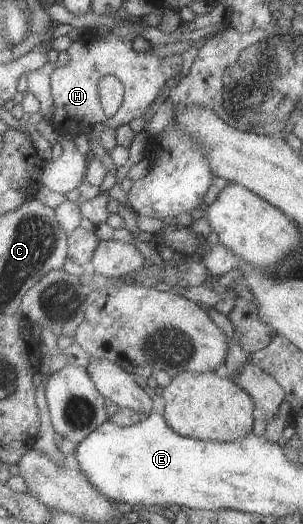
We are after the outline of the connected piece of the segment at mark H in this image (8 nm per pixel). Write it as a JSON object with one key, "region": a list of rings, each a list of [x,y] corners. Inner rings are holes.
{"region":[[[130,27],[111,30],[104,36],[93,35],[83,38],[75,35],[67,49],[70,61],[66,66],[56,66],[51,74],[51,93],[56,108],[53,128],[59,134],[74,136],[88,133],[98,122],[114,128],[129,124],[133,119],[144,115],[150,104],[158,97],[160,88],[169,78],[180,74],[182,54],[160,58],[152,51],[156,40],[153,36],[152,45],[147,52],[138,53],[134,50],[133,42],[142,31],[141,28]],[[106,74],[118,78],[125,88],[123,102],[109,122],[102,109],[98,91],[98,80]]]}

